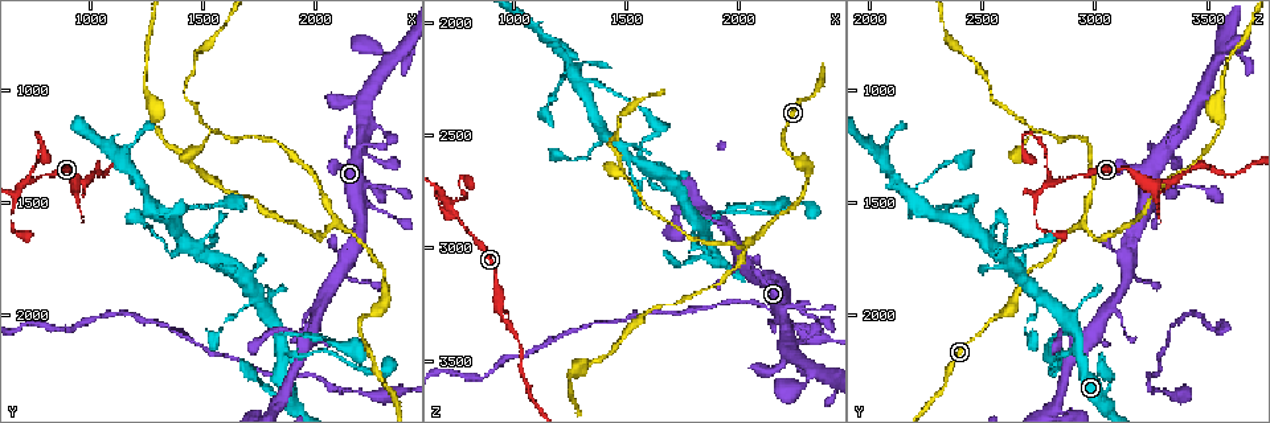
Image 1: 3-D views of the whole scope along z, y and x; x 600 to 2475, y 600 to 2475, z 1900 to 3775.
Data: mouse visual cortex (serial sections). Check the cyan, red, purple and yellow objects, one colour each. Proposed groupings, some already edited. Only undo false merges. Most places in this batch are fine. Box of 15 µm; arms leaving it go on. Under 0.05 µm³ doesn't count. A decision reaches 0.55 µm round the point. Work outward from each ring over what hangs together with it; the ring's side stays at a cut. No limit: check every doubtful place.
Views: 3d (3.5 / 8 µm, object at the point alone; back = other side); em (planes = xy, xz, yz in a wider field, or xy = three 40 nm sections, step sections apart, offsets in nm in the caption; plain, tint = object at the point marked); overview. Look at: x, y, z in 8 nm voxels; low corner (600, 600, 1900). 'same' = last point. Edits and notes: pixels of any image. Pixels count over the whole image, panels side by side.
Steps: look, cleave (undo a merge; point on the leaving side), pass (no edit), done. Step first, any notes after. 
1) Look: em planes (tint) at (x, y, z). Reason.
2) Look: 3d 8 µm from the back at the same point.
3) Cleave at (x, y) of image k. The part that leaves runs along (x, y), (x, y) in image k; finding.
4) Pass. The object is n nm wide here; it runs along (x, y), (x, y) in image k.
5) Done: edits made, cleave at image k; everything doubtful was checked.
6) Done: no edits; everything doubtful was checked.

Look: 3d 3.5 µm at (2090, 1590, 2940). Three-way junction.

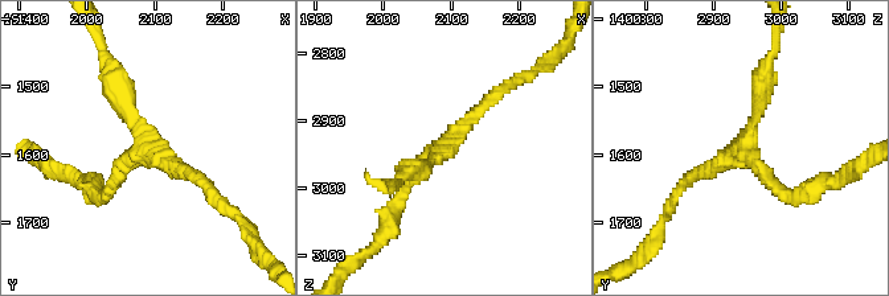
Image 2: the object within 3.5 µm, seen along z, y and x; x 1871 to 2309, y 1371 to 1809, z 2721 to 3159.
Look: em xy step 3 (tint) at (2090, 1595, 2940). 3 arms meet here; the arms are 150, 150, 250 nm wide.

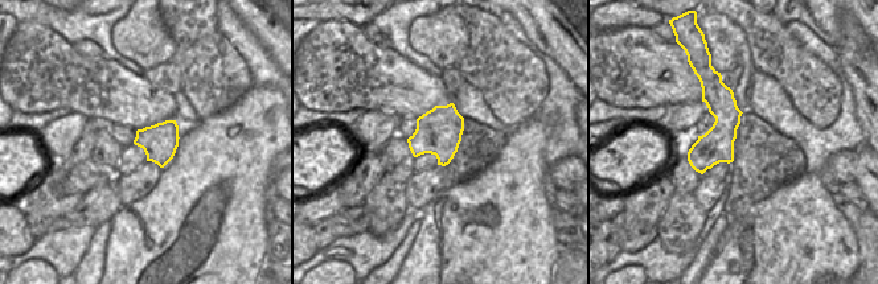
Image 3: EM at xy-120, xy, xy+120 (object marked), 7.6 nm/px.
Pass. It runs along (708, 78), (721, 138), (701, 169) in image 3; continuous, no second cell.

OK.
Look: 3d 3.5 µm at (1540, 1170, 2740). Two arms in line, one across.

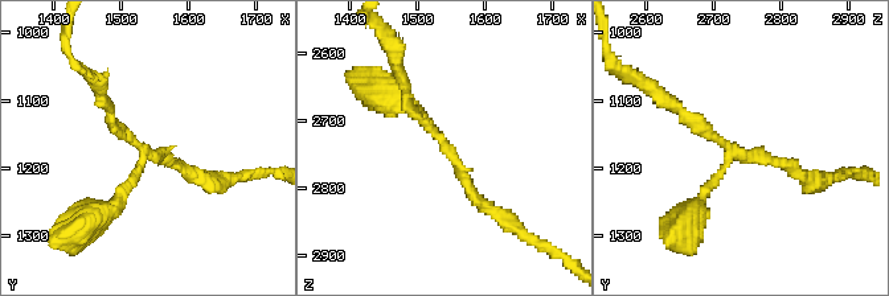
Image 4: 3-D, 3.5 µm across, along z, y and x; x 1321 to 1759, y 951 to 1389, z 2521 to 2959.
Look: em xy step 1 (tint) at (1540, 1180, 2735). 3 arms meet here; the arms are 150, 150, 150 nm wide.

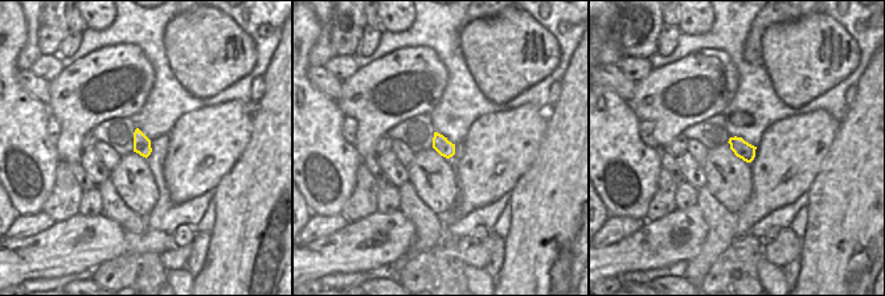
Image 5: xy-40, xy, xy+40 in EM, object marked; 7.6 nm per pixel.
Pass. It runs along (488, 210), (406, 106), (402, 82) in image 4; continuous, no second cell.

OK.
Look: 3d 3.5 µm at (710, 1400, 2820). Abrupt turn.

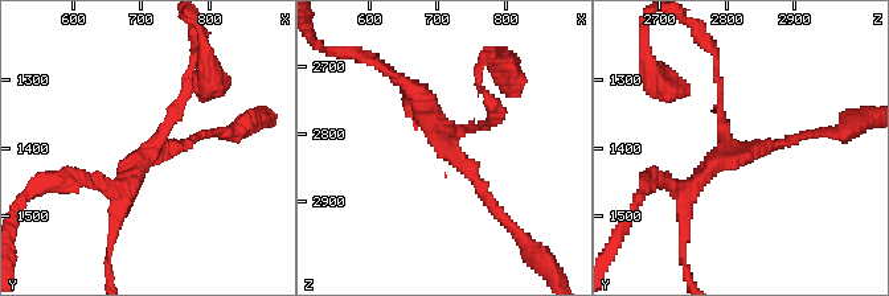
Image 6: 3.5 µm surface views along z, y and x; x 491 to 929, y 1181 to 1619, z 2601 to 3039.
Look: em planes (tint) at (725, 1405, 2825). 3 arms meet here; the arms are 100, 150, 250 nm wide; now the EM.

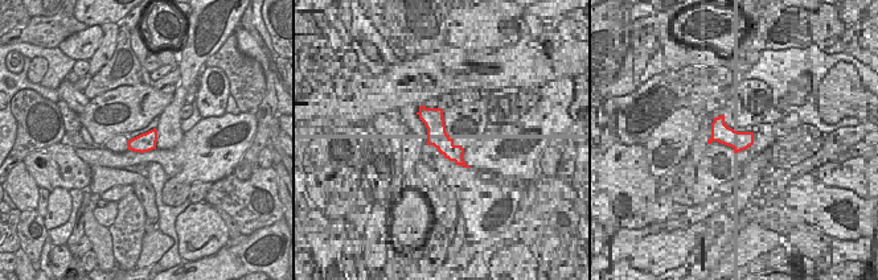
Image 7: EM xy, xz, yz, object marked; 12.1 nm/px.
Pass. The object is 220 nm wide here; it runs along (502, 213), (445, 143), (417, 91) in image 6; one cell here.

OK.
Done: no edits; everything doubtful was checked.

